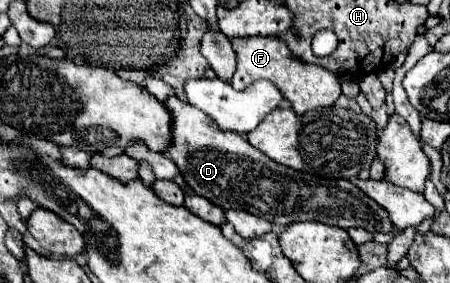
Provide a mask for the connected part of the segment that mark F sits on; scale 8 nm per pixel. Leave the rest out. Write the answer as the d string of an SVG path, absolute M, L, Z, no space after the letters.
M251 36L251 38L231 40L231 42L233 42L233 50L237 54L237 70L231 78L231 86L235 90L243 90L257 80L269 80L281 90L283 98L291 104L291 110L297 116L303 116L305 112L315 110L315 108L327 108L327 106L335 104L337 98L341 96L339 76L331 76L331 72L327 72L325 68L319 68L315 64L301 62L297 56L293 56L289 52L289 48L279 38L271 38L271 36L253 38Z

